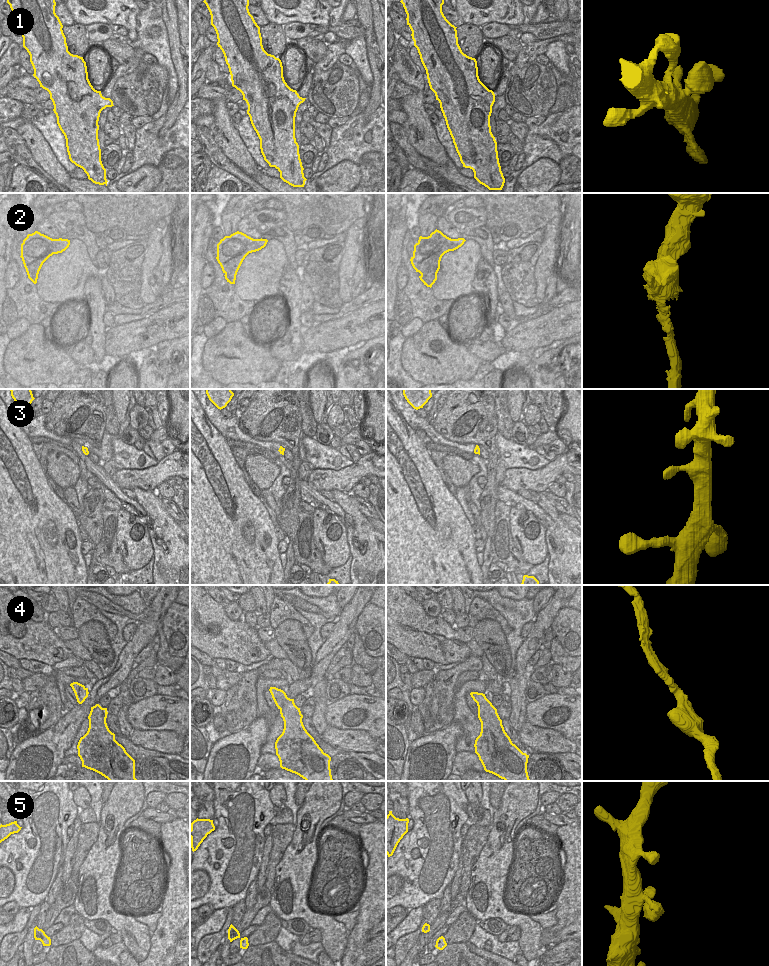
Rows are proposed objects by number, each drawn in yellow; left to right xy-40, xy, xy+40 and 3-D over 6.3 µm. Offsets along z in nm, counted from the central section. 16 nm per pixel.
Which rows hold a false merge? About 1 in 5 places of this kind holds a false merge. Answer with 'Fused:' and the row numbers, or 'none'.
Fused: none

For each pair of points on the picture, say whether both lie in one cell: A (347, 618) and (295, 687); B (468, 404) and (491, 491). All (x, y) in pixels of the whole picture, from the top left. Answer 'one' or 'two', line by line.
A: one
B: one

